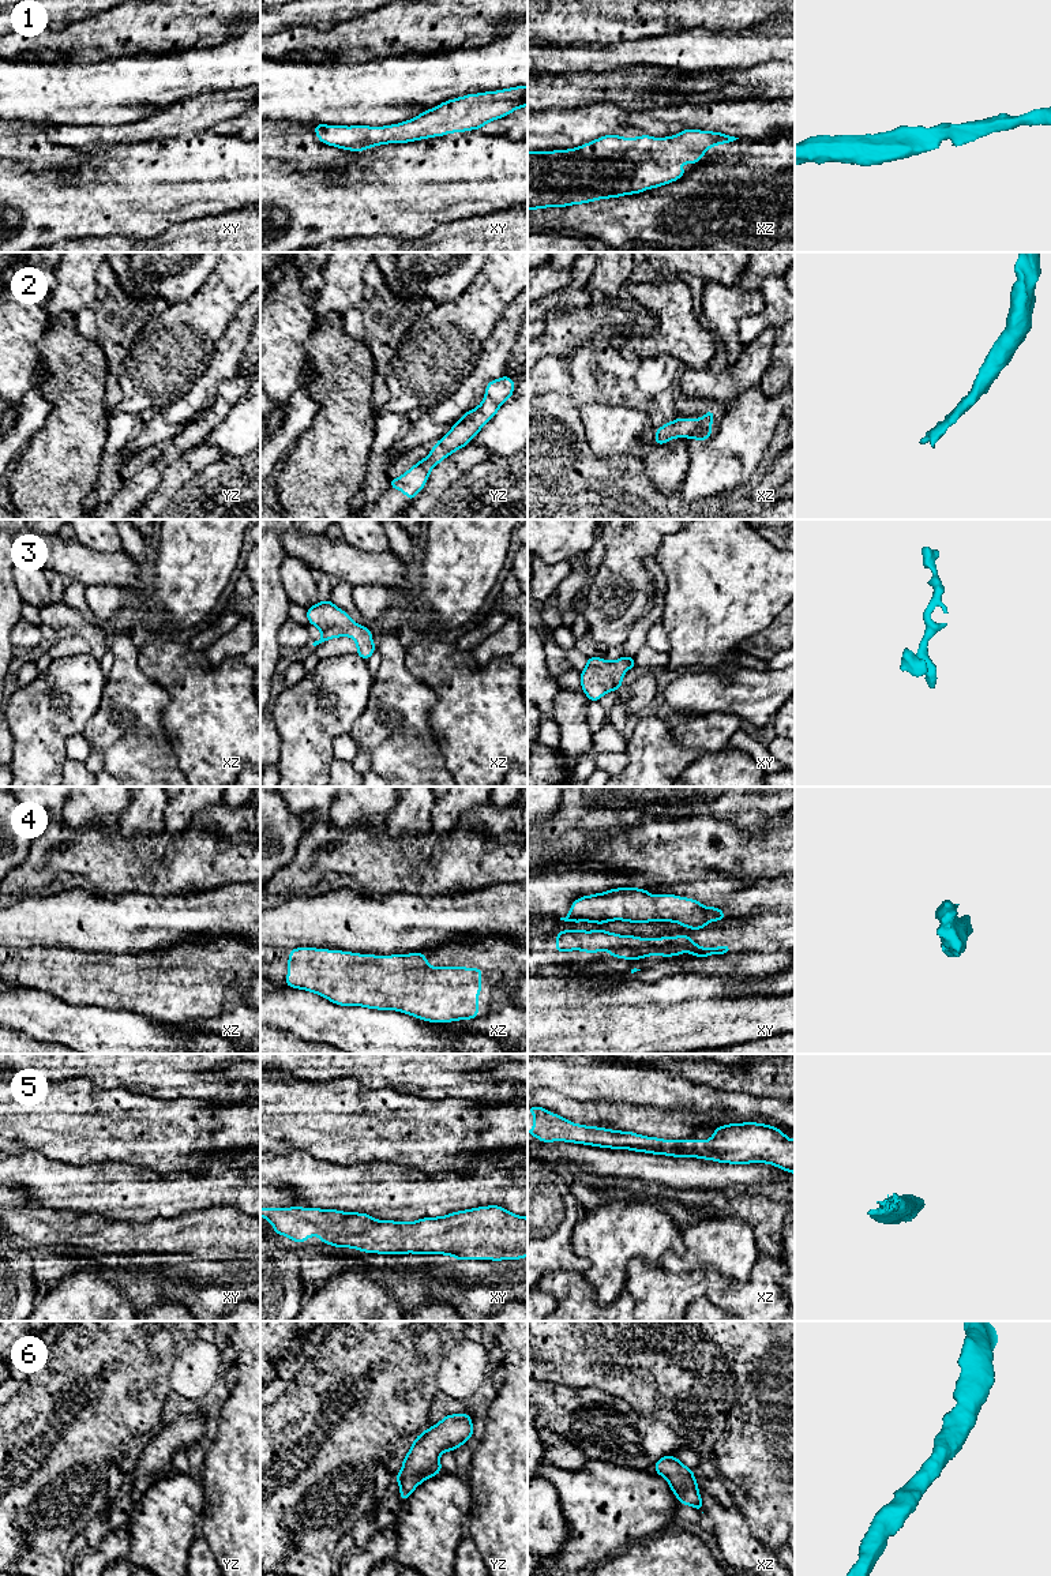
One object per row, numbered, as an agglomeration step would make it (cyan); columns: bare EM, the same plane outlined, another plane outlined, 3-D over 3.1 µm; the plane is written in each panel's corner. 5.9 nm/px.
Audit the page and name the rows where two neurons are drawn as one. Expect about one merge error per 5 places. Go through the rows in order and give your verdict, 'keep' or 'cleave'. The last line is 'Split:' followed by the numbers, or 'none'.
1: keep
2: keep
3: keep
4: keep
5: keep
6: keep
Split: none

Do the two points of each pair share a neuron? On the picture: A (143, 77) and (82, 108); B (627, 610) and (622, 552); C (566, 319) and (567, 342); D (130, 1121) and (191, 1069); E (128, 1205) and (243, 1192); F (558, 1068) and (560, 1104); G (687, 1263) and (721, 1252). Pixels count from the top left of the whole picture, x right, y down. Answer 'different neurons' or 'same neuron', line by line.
A: same neuron
B: same neuron
C: same neuron
D: different neurons
E: same neuron
F: different neurons
G: same neuron

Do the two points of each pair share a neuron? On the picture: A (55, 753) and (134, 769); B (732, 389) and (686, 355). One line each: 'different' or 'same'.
A: different
B: different

